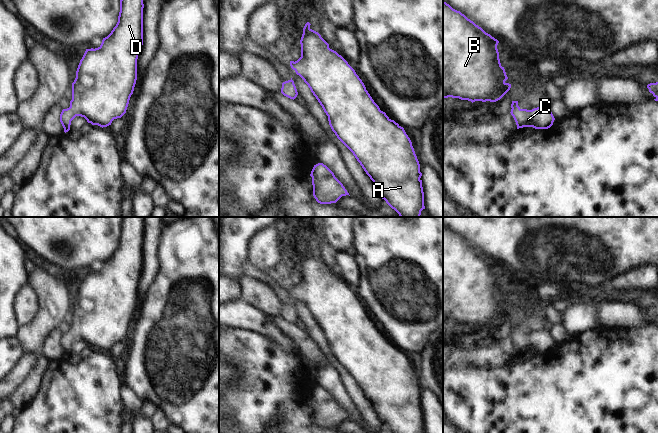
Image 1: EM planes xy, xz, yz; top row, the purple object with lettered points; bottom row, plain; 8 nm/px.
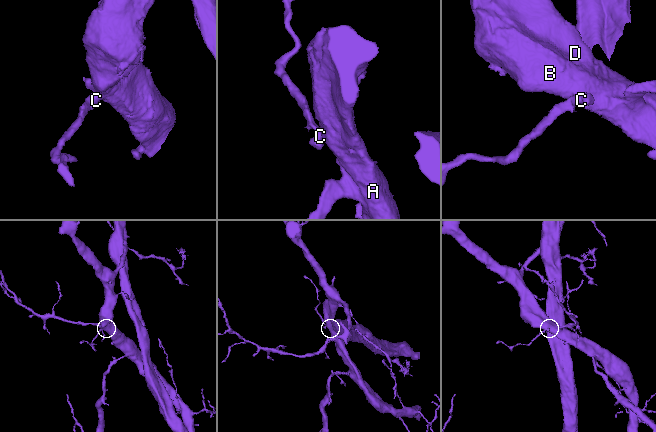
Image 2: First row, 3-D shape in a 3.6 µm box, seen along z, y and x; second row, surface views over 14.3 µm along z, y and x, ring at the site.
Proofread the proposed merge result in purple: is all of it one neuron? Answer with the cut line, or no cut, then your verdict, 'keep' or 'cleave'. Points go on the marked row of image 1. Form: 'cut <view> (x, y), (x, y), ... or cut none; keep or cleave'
cut none; keep

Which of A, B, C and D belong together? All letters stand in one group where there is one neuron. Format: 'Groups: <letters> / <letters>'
Groups: A B C D

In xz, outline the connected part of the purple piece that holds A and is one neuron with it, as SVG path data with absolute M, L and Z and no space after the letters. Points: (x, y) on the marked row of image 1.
M307 22L303 28L300 40L301 57L297 61L290 61L291 68L308 85L324 112L328 116L329 125L337 138L353 153L366 174L373 181L379 196L394 209L400 217L420 217L424 206L424 192L420 164L415 154L412 142L401 127L381 111L374 102L362 80L348 62L336 51L329 48L329 44L321 35L310 28Z

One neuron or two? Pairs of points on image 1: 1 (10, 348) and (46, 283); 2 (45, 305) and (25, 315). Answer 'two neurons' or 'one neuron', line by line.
1: two neurons
2: two neurons

